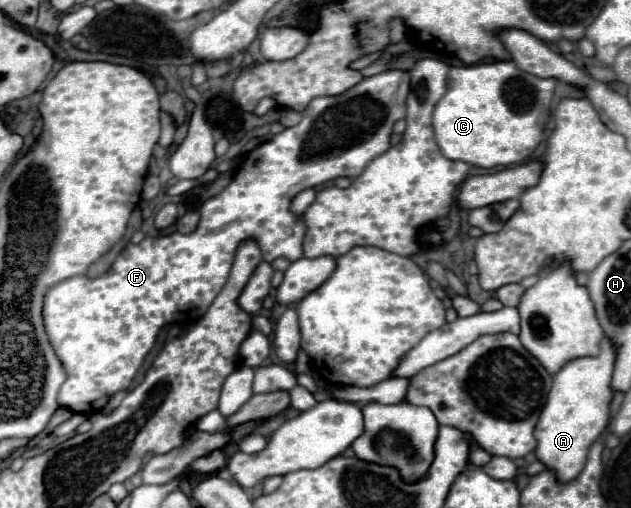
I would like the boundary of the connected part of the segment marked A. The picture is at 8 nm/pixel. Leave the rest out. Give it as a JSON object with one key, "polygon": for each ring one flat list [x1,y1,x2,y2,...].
{"polygon":[[605,338,599,356,571,360,571,364,565,364,553,378,553,388,535,426,535,456,547,470,555,472,555,480,559,484,571,482,583,470,591,444,607,426,609,402,613,400,613,390,609,386,613,364,615,350]]}

